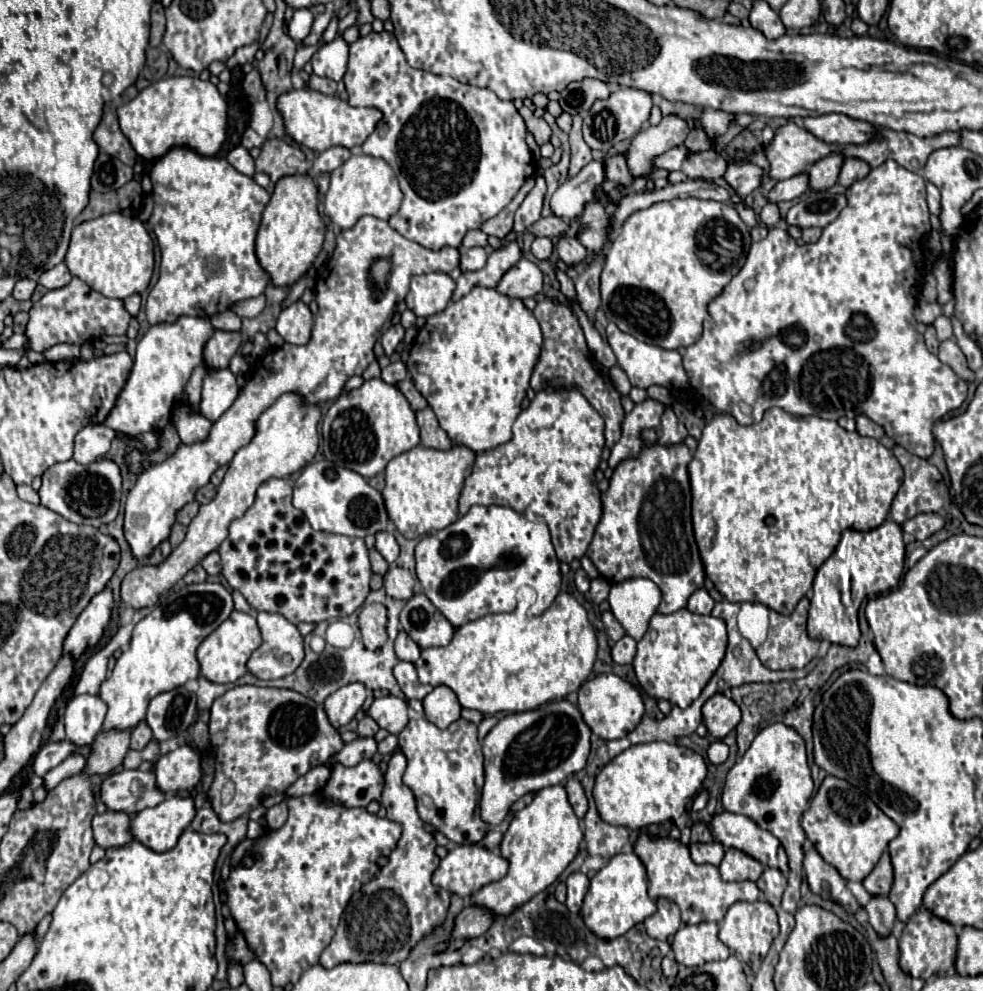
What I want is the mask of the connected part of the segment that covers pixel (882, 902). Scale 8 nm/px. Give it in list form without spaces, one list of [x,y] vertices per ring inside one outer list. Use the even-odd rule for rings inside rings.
[[[873,897],[867,905],[865,911],[869,915],[871,927],[879,933],[879,937],[889,937],[893,933],[895,925],[895,907],[889,901],[889,897]]]

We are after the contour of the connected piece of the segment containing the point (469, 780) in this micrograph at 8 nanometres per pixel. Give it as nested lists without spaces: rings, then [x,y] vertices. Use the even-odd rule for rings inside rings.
[[[425,717],[411,719],[399,733],[399,749],[407,757],[403,783],[417,797],[421,819],[457,845],[483,841],[489,825],[479,813],[477,783],[483,783],[483,753],[477,739],[477,725],[459,719],[447,729],[439,729]]]

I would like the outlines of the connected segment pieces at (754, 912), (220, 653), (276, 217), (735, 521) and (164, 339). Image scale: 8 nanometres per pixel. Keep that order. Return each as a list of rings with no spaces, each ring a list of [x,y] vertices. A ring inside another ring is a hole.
[[[737,901],[729,907],[727,915],[719,923],[719,939],[743,961],[751,967],[751,973],[755,975],[759,971],[759,965],[763,957],[767,955],[773,939],[779,935],[779,923],[777,923],[777,913],[767,901]]]
[[[233,611],[231,617],[221,623],[197,649],[197,659],[201,665],[201,675],[213,683],[235,683],[239,677],[247,673],[247,661],[251,653],[261,645],[261,633],[255,623],[255,617]]]
[[[291,175],[277,181],[257,231],[257,259],[275,287],[297,283],[317,259],[325,239],[325,225],[317,213],[317,185],[309,175]]]
[[[771,407],[771,409],[765,411],[765,417],[761,419],[761,423],[751,425],[751,427],[739,425],[727,413],[715,415],[703,429],[703,435],[699,439],[699,447],[697,447],[695,455],[693,455],[693,461],[689,463],[689,475],[693,479],[693,501],[691,501],[693,529],[695,529],[695,539],[697,539],[697,545],[699,545],[699,551],[701,551],[701,559],[703,559],[707,577],[715,583],[715,587],[721,591],[721,595],[727,601],[733,601],[733,603],[757,601],[757,603],[763,603],[763,605],[767,605],[769,609],[773,609],[773,611],[777,611],[781,615],[791,615],[795,605],[811,589],[815,573],[821,567],[821,563],[835,551],[835,547],[837,547],[841,539],[841,533],[845,529],[871,531],[871,529],[879,527],[887,519],[889,509],[891,509],[891,501],[895,499],[895,493],[899,491],[899,485],[901,485],[901,479],[903,479],[903,469],[901,469],[899,461],[893,457],[893,453],[887,447],[883,447],[877,439],[861,437],[857,431],[849,433],[843,427],[839,427],[837,421],[827,421],[827,419],[817,417],[817,415],[795,417],[795,415],[791,415],[791,413],[787,413],[787,411],[779,409],[779,407]],[[767,517],[773,517],[775,523],[767,525],[765,523]]]
[[[179,317],[175,323],[153,325],[137,345],[135,365],[105,425],[131,437],[163,431],[169,425],[169,413],[175,399],[183,395],[181,389],[187,385],[193,367],[203,361],[203,347],[213,331],[209,319],[203,317]]]

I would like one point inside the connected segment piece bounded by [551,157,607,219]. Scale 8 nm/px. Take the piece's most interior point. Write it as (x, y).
(570, 199)

